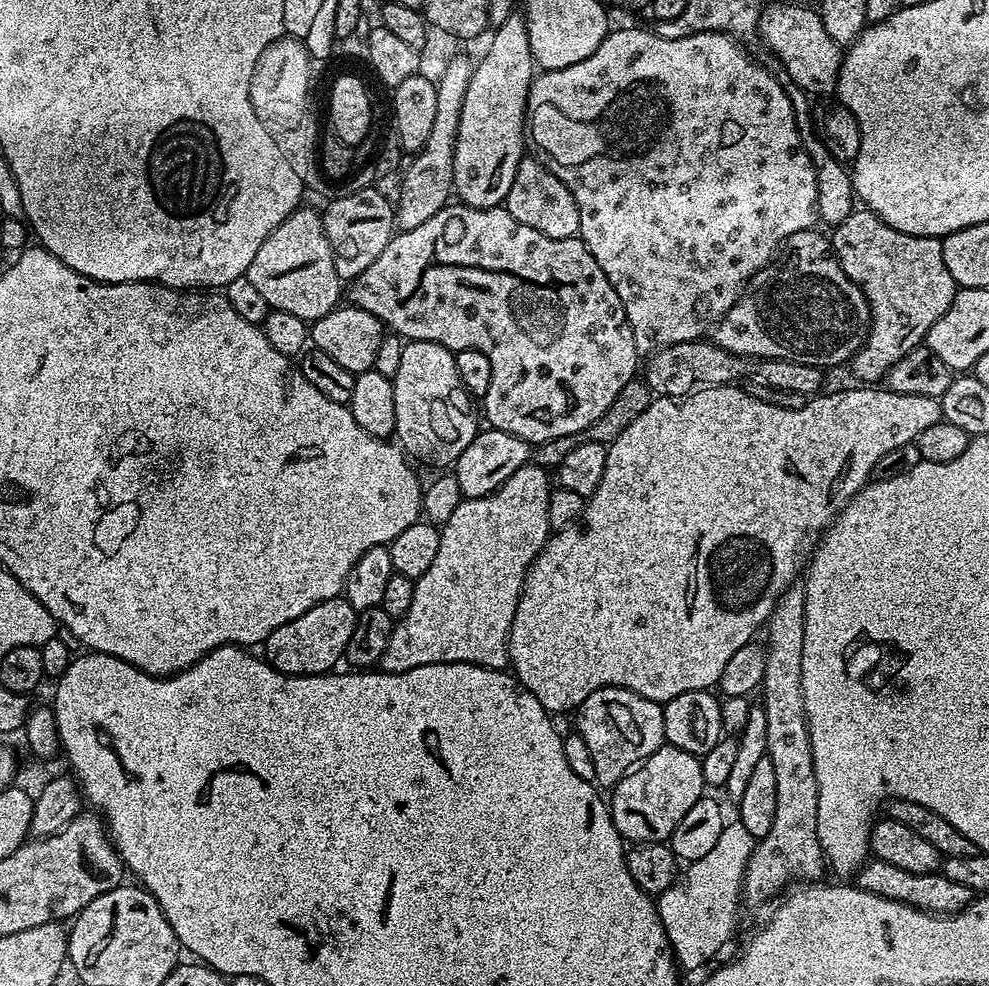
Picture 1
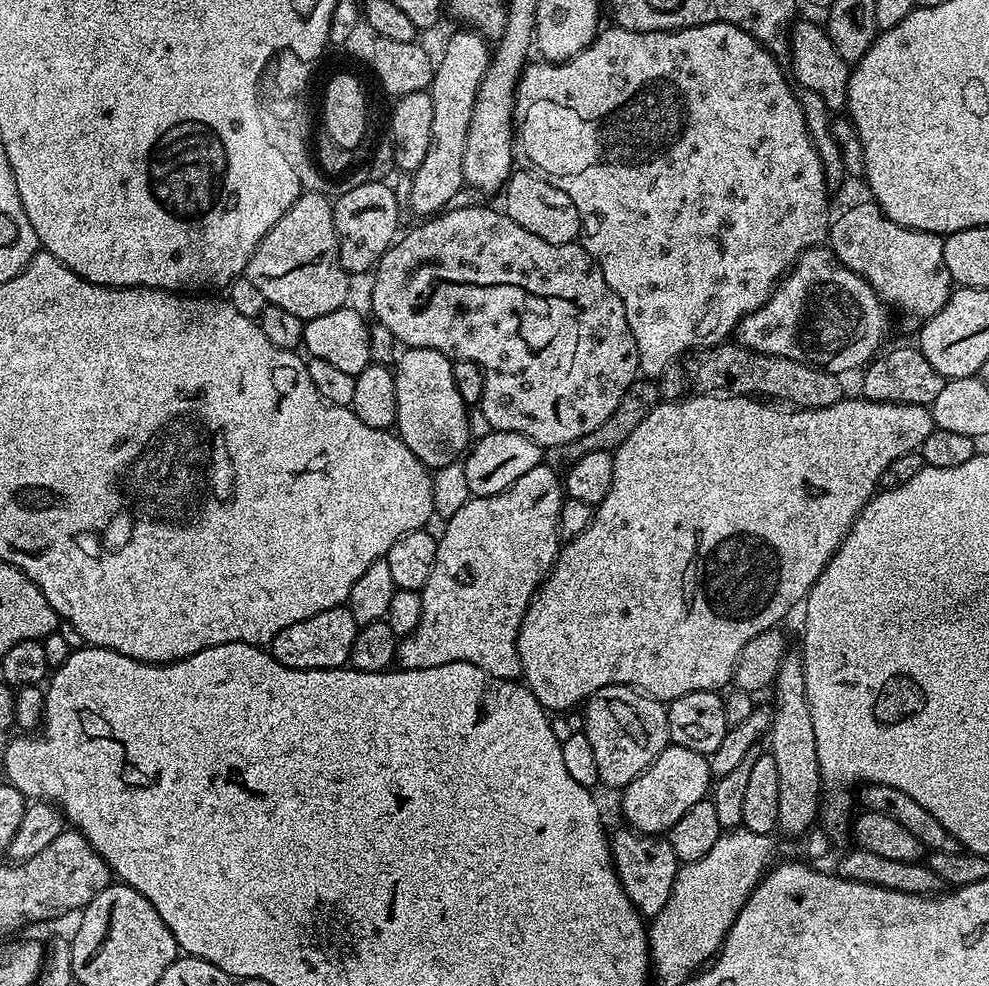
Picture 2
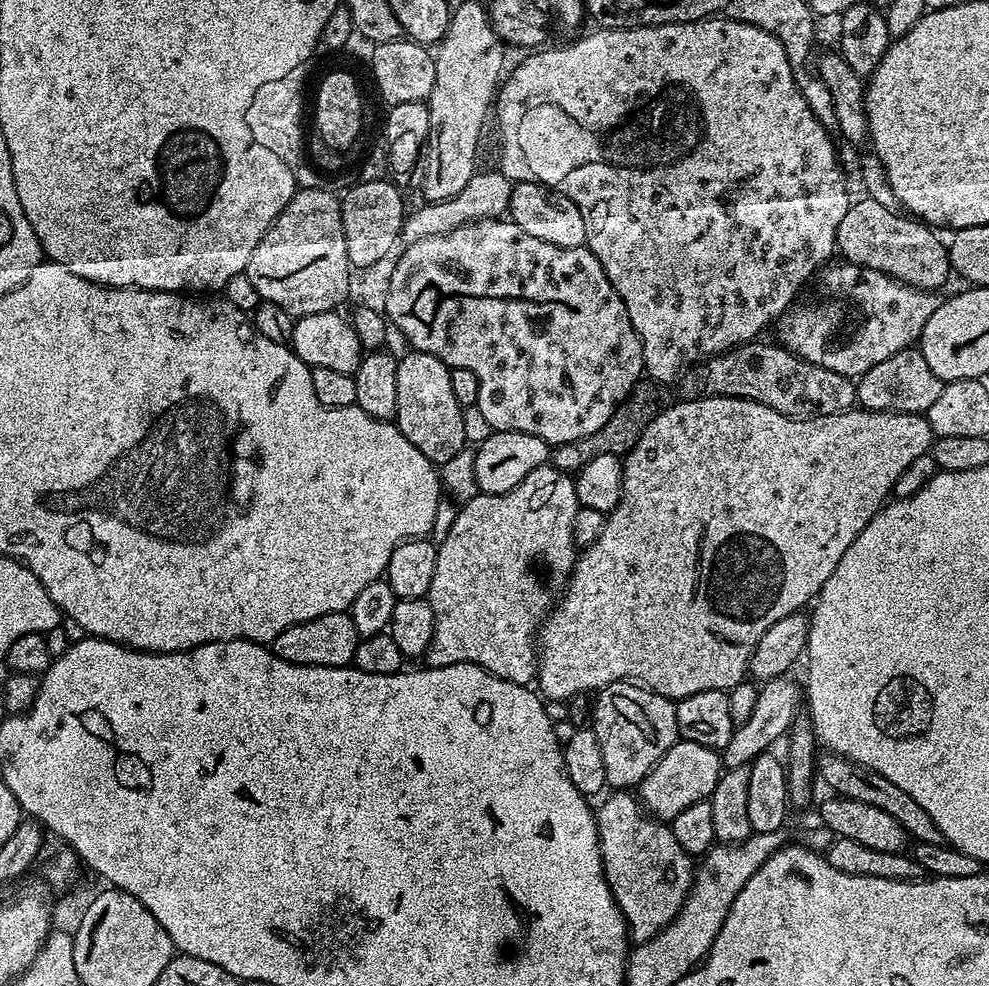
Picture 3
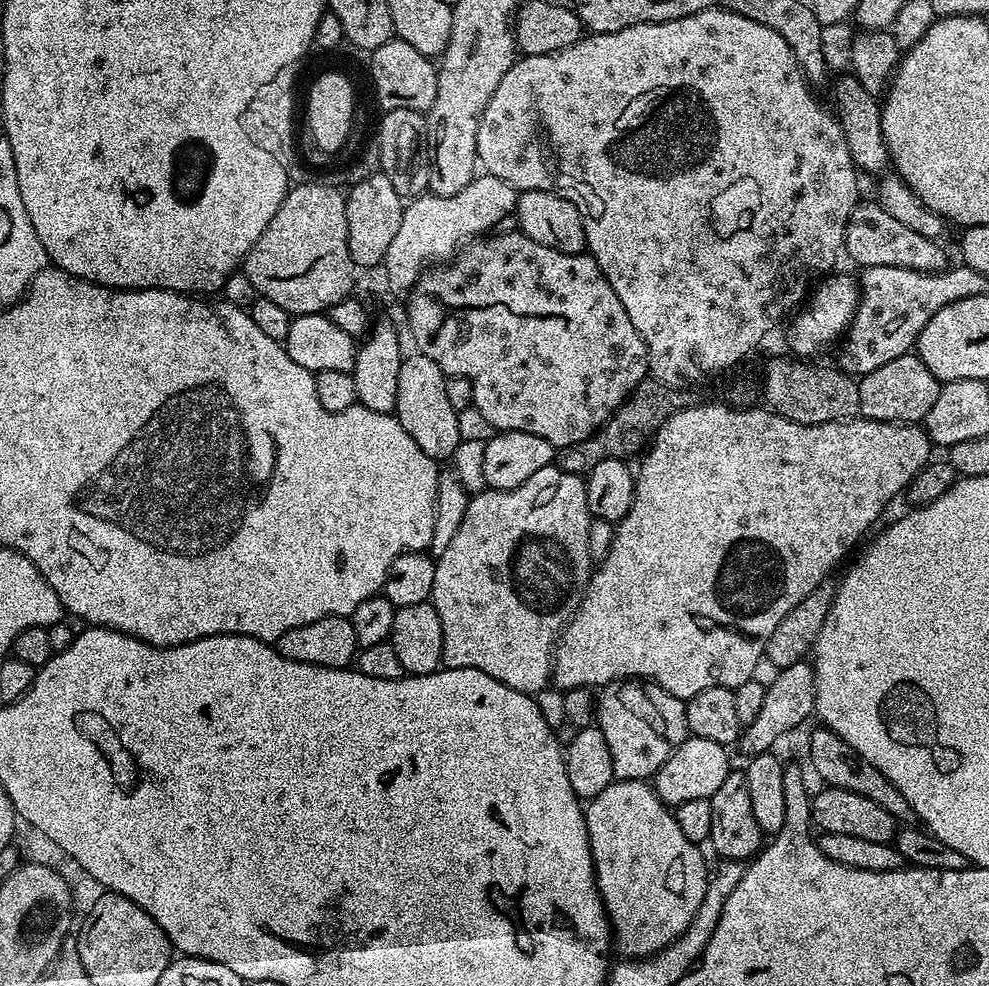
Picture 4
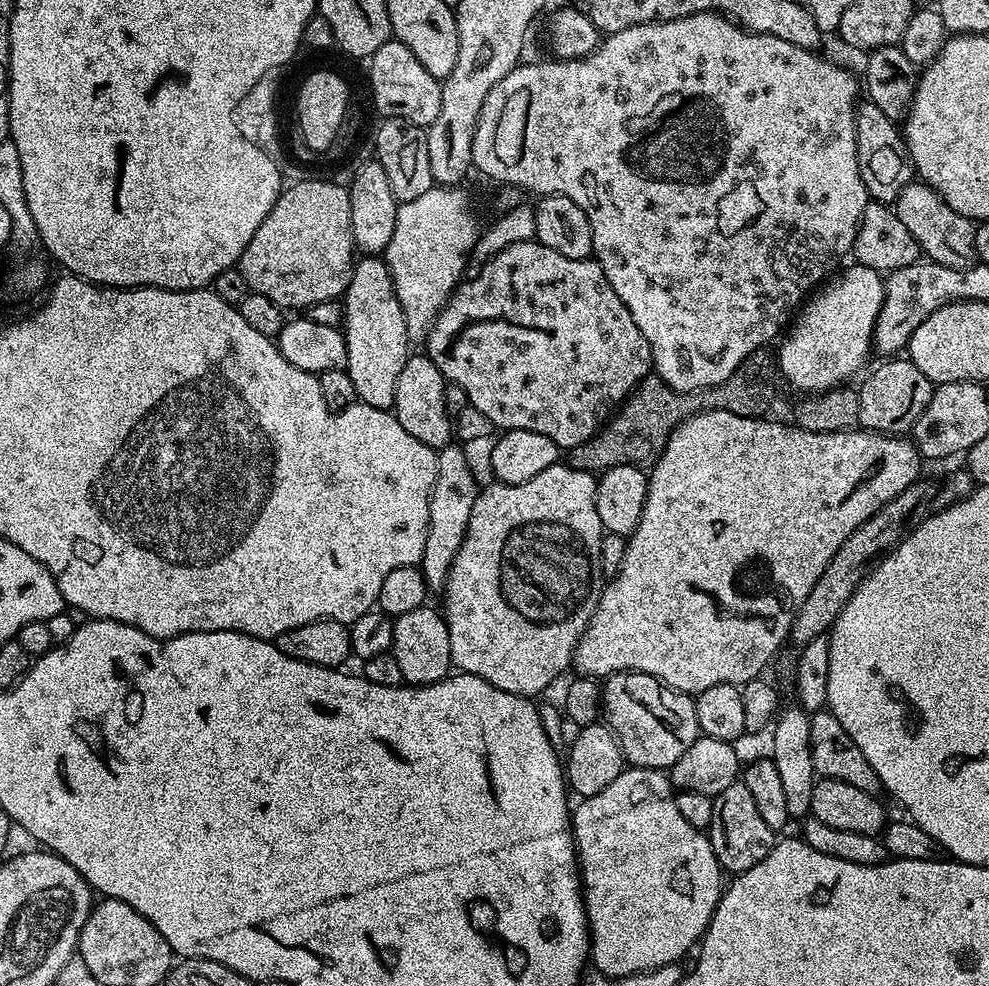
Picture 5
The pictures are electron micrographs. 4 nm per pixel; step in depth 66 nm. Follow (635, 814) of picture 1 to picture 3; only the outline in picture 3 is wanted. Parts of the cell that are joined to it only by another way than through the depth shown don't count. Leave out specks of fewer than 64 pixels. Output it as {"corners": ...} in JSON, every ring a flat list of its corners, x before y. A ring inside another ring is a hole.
{"corners":[[677,739,639,784,638,799,649,816,661,822,671,822,675,816,682,814,682,810,686,810,686,806,694,806,694,802,709,799,721,775,722,756,717,749]]}

